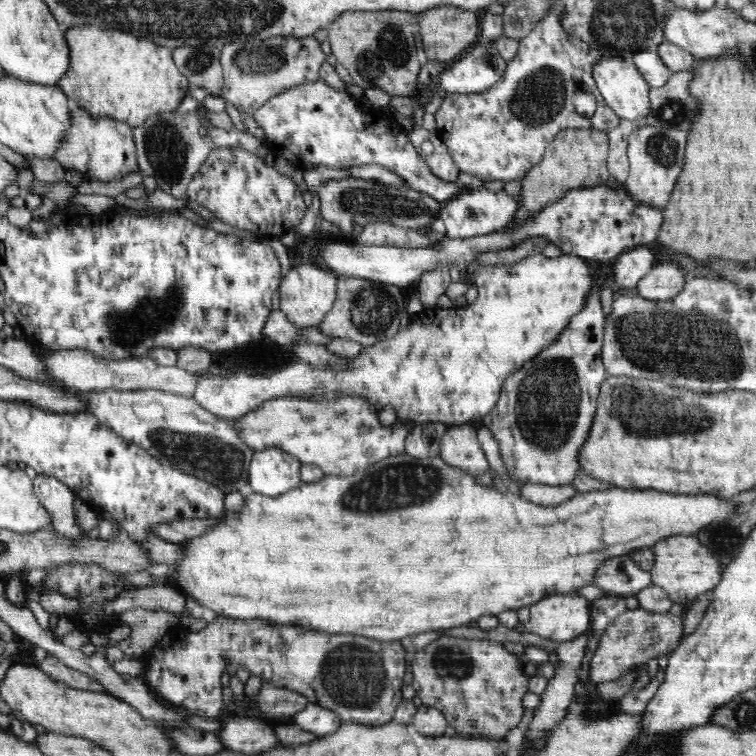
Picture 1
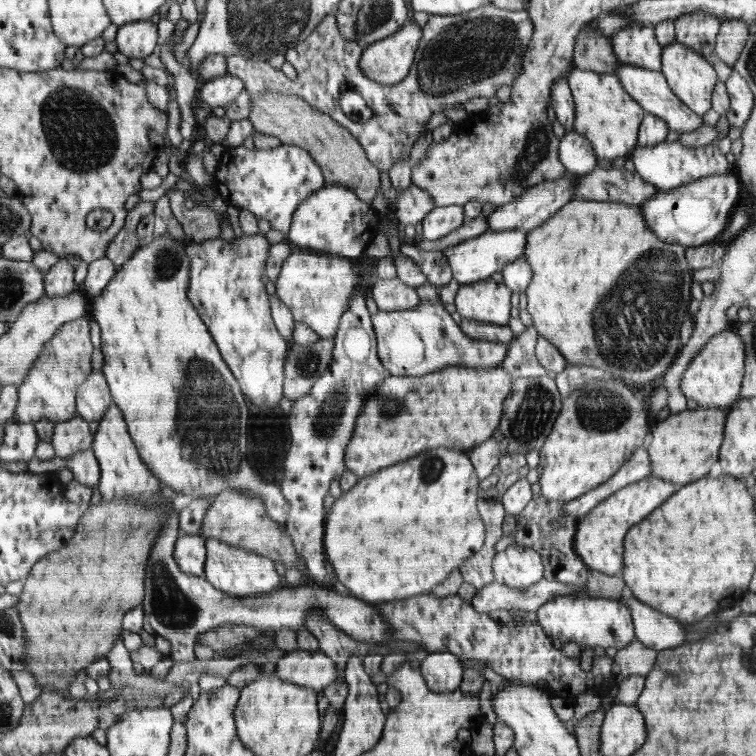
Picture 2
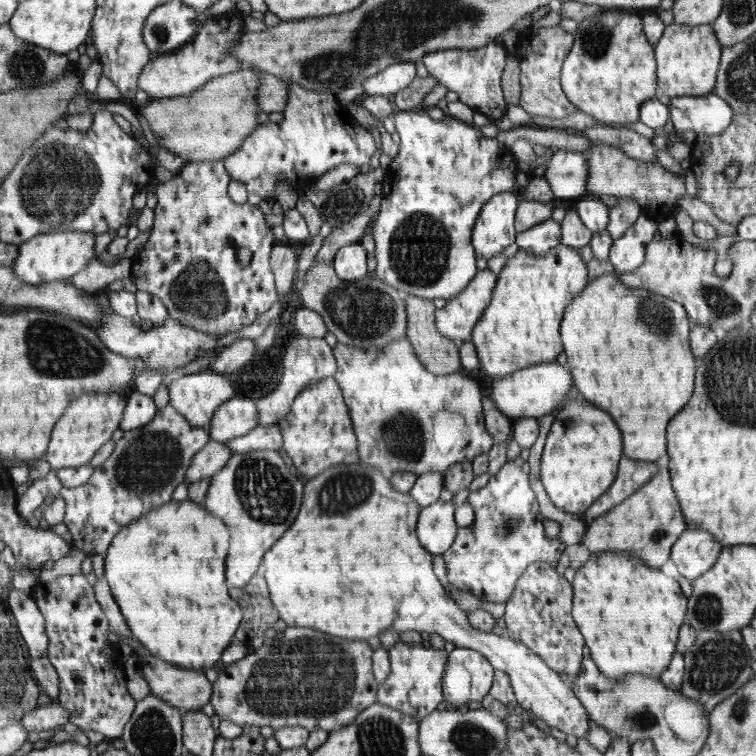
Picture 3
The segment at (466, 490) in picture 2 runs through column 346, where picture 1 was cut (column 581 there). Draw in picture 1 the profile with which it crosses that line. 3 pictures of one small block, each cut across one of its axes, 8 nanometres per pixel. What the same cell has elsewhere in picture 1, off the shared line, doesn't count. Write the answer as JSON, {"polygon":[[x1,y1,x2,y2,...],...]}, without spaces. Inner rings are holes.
{"polygon":[[399,454,395,457,384,458,383,461,366,466,356,474,325,475,315,483,301,483,290,489,286,494,272,497,271,495,250,492,244,495,244,507,240,511,229,511,220,515,220,522,210,526,204,534,196,538,186,538,180,543,180,558,178,558,178,578,176,586,188,594,204,609,208,608,218,617,229,621,264,621,272,626,300,626,332,634,360,634,366,638,380,641,400,641,405,636,420,634,420,632,449,630,456,627,468,626,485,615,498,615,502,612,530,606,540,602,546,596,558,594,578,594,581,588,592,586,592,570,604,562,604,558,612,556,629,556,636,550,651,548,657,539,672,535,696,537,696,534,714,524,732,518,738,513,738,504,720,502,716,498,698,496,684,498,684,494,660,494,656,490,632,490,622,487,610,487,604,490,577,491,572,498,560,506,538,506,522,495,512,494,508,489,500,492,494,485,482,486,476,481,477,475,468,473,458,467,449,465,442,457,418,458]]}

